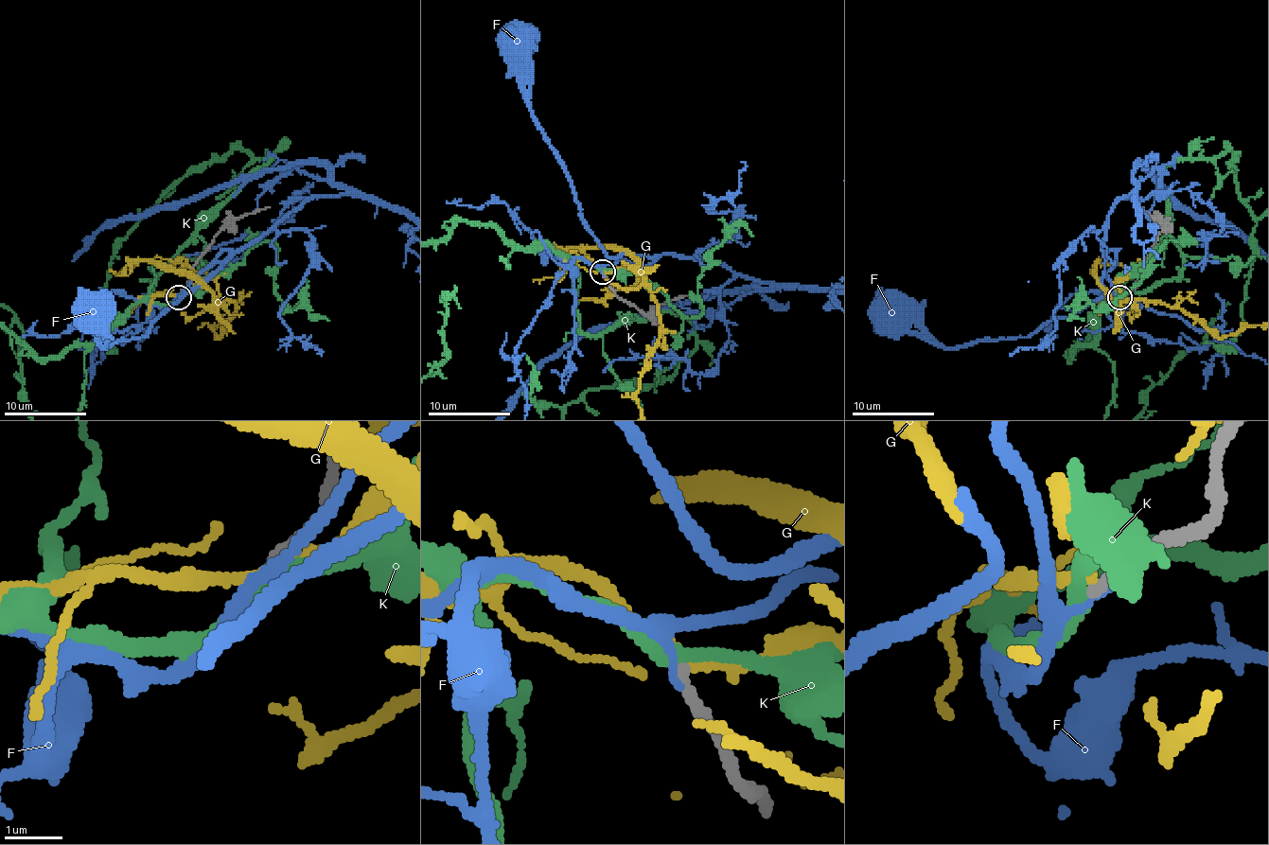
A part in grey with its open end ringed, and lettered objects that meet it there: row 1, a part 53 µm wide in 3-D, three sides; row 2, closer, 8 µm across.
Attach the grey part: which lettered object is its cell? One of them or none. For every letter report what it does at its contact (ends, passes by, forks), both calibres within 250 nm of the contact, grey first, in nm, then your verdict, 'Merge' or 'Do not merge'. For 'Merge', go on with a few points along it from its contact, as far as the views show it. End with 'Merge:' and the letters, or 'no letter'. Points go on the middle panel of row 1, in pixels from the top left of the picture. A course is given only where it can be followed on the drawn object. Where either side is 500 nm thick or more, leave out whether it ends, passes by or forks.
F: It ends there. Thickness 220 nm (grey) against 140 nm. Do not merge
G: It passes by. Thickness 220 nm (grey) against 200 nm. Do not merge
K: It passes by. Thickness 190 nm (grey) against 240 nm. Do not merge
Merge: no letter

